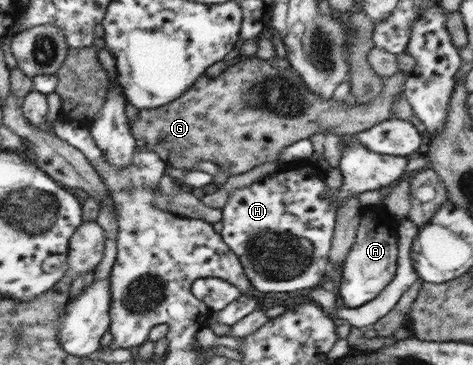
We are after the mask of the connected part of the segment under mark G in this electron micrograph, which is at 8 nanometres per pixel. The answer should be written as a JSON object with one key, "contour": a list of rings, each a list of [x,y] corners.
{"contour":[[[277,56],[273,57],[270,60],[260,60],[257,57],[248,58],[245,62],[239,62],[234,66],[228,66],[227,69],[217,78],[209,78],[206,74],[201,76],[189,91],[185,92],[179,99],[175,101],[171,101],[168,105],[165,104],[155,109],[143,109],[139,111],[138,118],[135,121],[128,120],[128,125],[130,126],[129,130],[131,134],[136,138],[136,143],[138,144],[140,149],[145,149],[147,151],[155,151],[163,162],[167,166],[171,166],[174,168],[181,168],[184,171],[189,170],[195,163],[199,161],[209,161],[212,163],[217,163],[219,166],[222,166],[222,169],[229,175],[243,174],[243,172],[247,172],[255,166],[259,166],[260,164],[265,164],[265,162],[273,162],[278,161],[278,156],[286,146],[293,144],[301,139],[309,139],[315,134],[327,134],[333,133],[340,136],[347,135],[357,135],[358,133],[364,132],[365,130],[371,129],[374,125],[377,125],[381,122],[390,120],[394,118],[393,114],[393,105],[395,99],[397,99],[397,95],[401,93],[401,88],[404,87],[404,83],[406,82],[407,73],[400,71],[397,74],[393,74],[393,76],[385,79],[385,84],[383,86],[383,90],[381,90],[381,94],[375,98],[375,100],[369,101],[364,105],[353,105],[352,107],[348,107],[346,104],[342,104],[342,102],[336,102],[333,98],[325,101],[319,97],[319,95],[311,93],[307,86],[304,83],[301,83],[299,78],[297,77],[298,73],[295,69],[292,68],[292,65],[287,60],[287,58],[279,58]]]}

